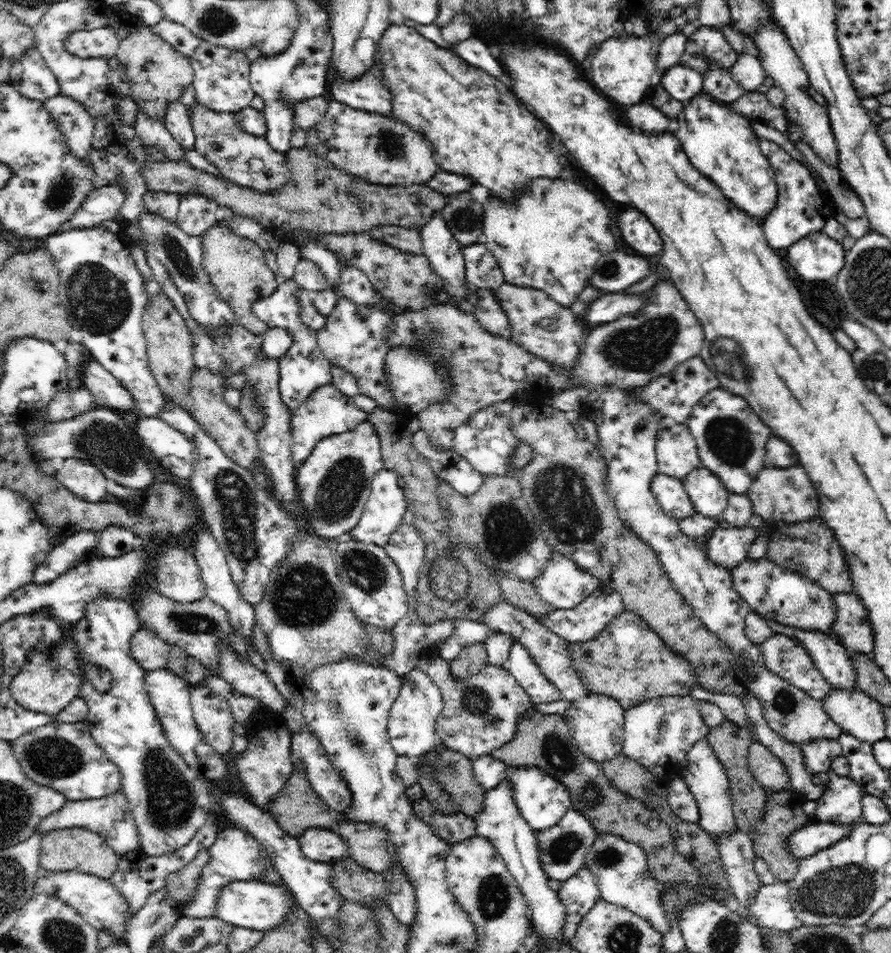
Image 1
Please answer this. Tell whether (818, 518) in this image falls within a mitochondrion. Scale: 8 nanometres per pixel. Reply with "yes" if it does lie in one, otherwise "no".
no

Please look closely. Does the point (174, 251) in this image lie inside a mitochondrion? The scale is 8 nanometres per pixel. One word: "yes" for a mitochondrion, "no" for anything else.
yes

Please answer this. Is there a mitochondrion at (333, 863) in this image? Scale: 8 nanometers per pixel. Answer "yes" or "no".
no

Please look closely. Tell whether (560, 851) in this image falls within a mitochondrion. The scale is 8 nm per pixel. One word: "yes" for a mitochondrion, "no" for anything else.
yes

